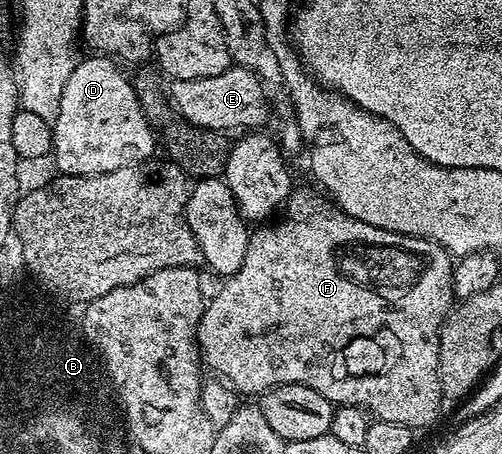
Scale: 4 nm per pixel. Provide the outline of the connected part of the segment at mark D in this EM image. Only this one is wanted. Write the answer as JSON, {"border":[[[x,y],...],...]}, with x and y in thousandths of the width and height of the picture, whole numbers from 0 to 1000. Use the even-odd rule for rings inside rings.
{"border":[[[173,121],[155,137],[149,154],[133,167],[129,200],[124,203],[125,244],[118,262],[116,335],[118,359],[141,379],[173,383],[215,381],[241,368],[281,363],[303,352],[307,328],[313,328],[313,302],[301,273],[281,244],[281,227],[269,207],[269,192],[259,167],[251,170],[239,145],[211,121]]]}

